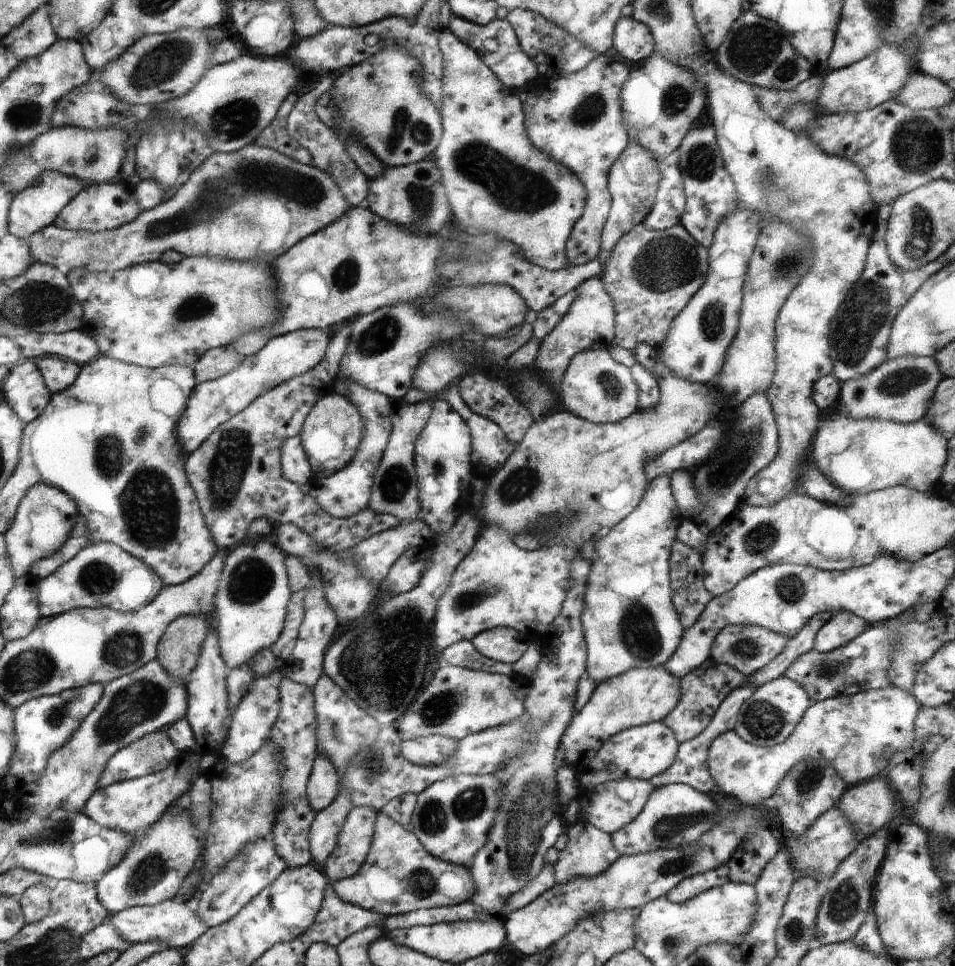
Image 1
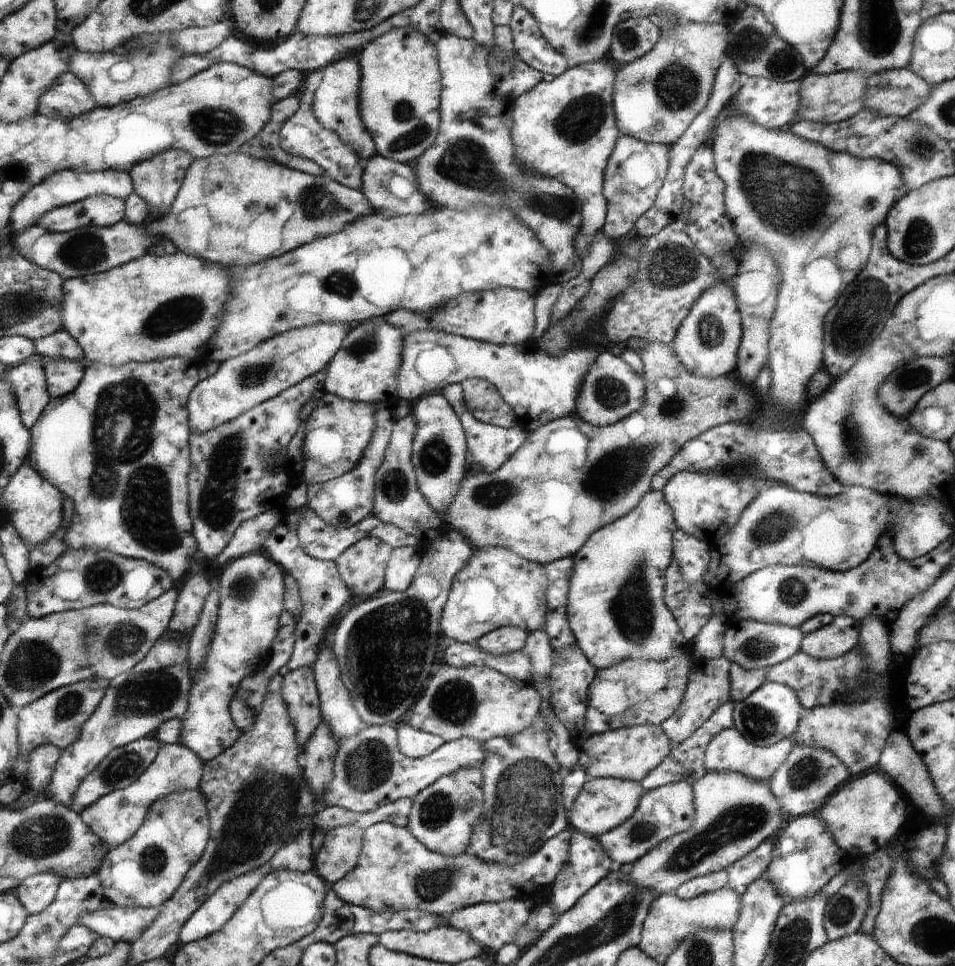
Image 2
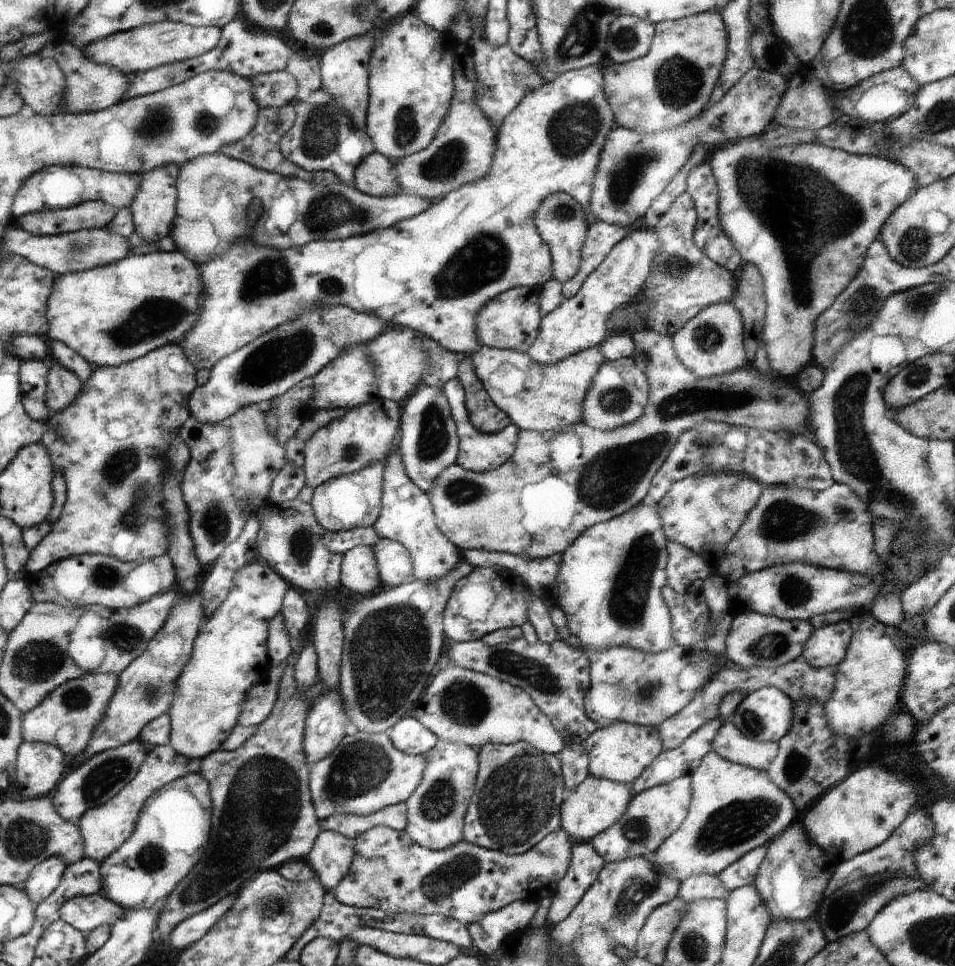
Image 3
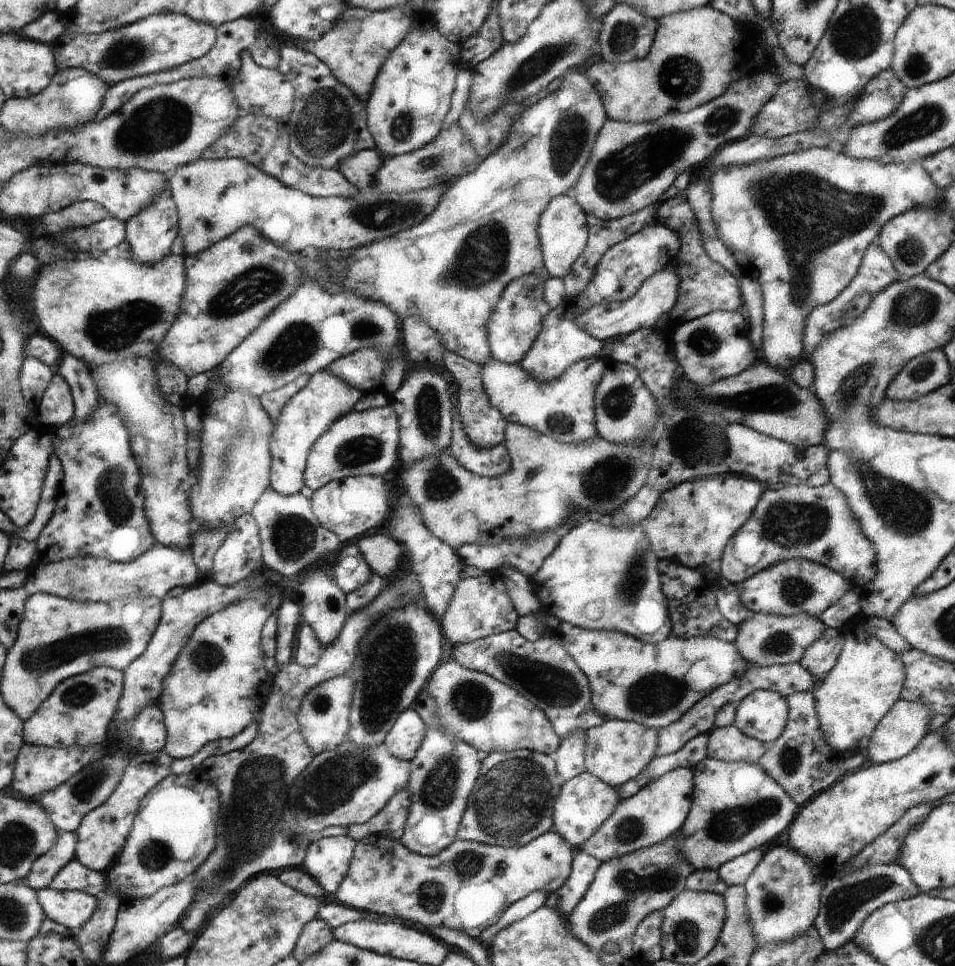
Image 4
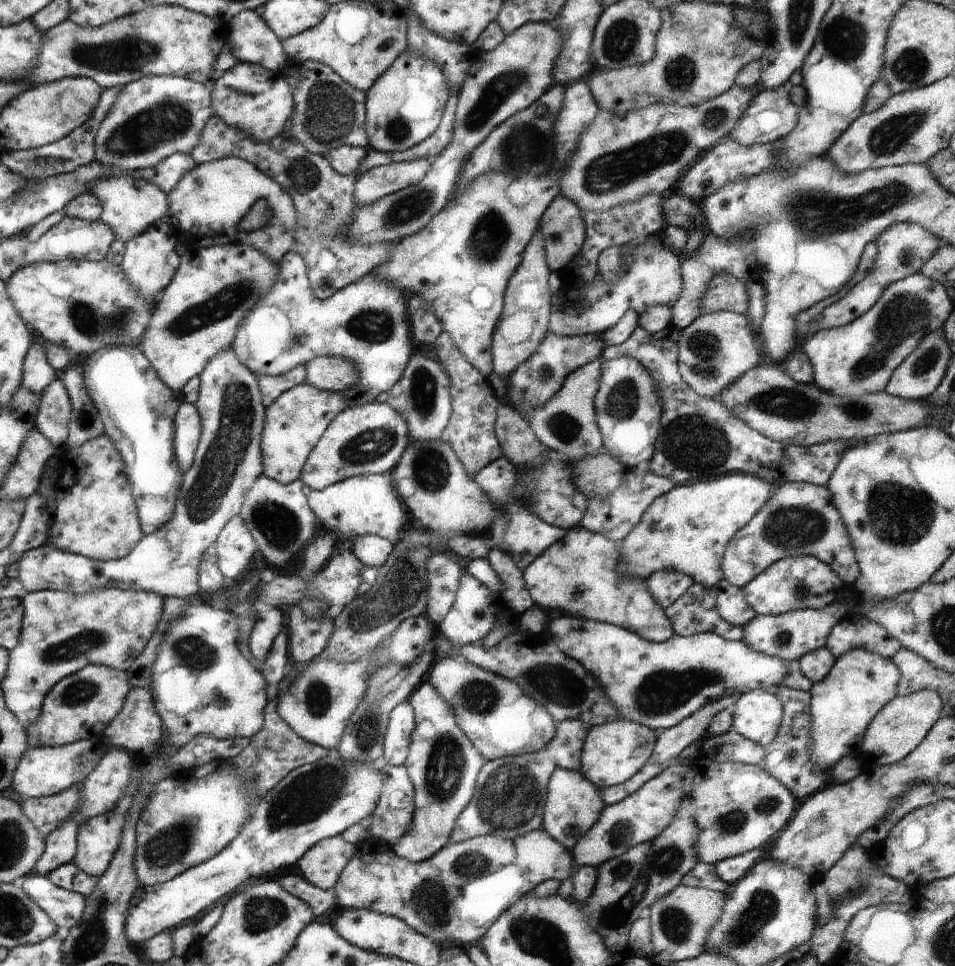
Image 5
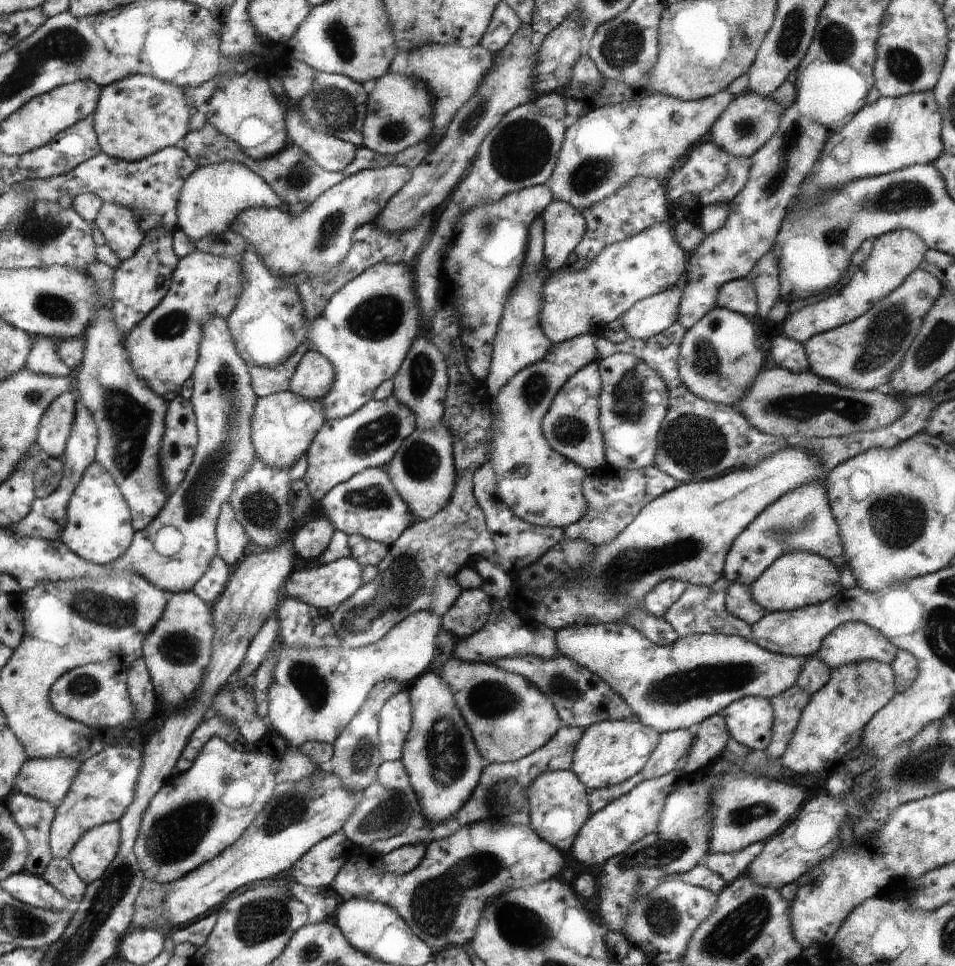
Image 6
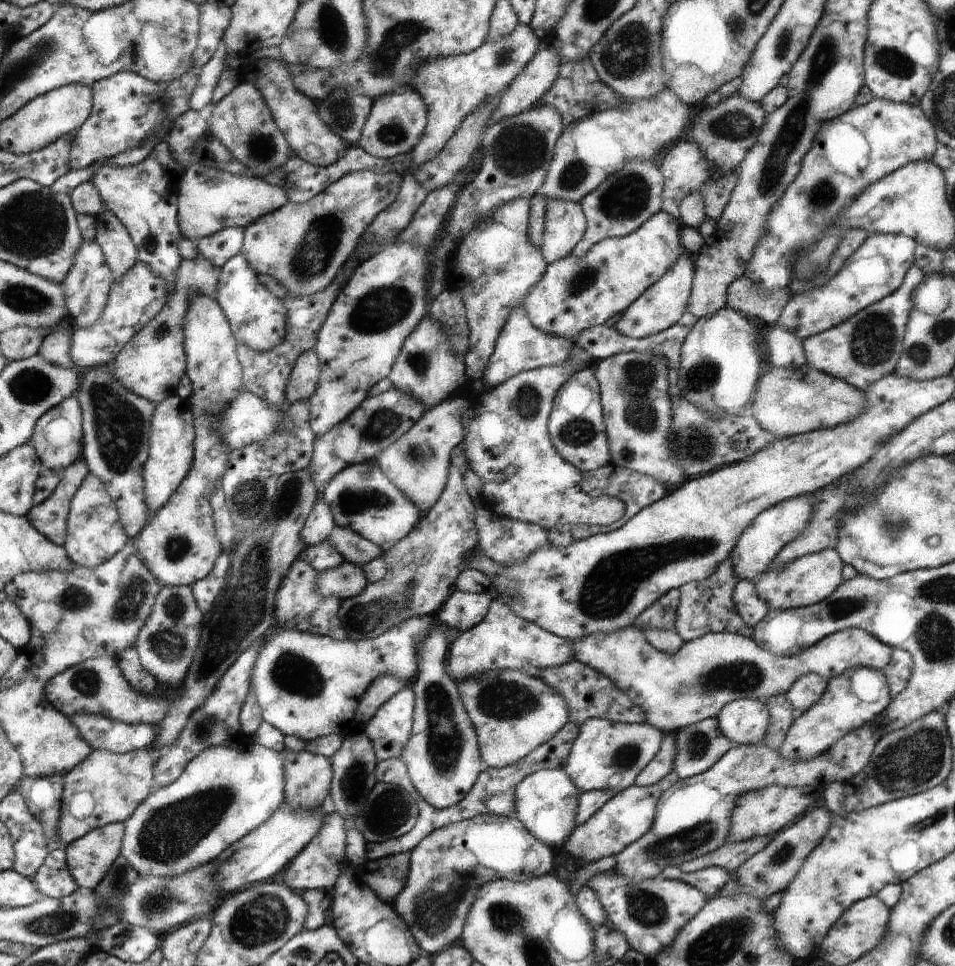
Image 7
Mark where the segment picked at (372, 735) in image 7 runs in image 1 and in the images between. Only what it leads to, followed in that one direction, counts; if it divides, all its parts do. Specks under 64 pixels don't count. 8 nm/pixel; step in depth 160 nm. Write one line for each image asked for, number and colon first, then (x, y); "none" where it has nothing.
1: (432, 750)
2: (414, 743)
3: (409, 735)
4: (403, 740)
5: (401, 725)
6: (395, 720)

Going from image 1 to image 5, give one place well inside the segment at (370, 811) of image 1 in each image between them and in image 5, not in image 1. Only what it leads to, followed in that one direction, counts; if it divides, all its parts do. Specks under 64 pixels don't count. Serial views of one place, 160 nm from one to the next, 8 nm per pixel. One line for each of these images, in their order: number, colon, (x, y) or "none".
2: (339, 854)
3: (333, 854)
4: (328, 860)
5: (322, 866)

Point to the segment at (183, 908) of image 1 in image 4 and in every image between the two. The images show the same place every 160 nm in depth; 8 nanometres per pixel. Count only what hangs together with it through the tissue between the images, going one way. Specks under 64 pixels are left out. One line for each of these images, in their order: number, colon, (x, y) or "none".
2: (127, 923)
3: (87, 913)
4: (73, 909)

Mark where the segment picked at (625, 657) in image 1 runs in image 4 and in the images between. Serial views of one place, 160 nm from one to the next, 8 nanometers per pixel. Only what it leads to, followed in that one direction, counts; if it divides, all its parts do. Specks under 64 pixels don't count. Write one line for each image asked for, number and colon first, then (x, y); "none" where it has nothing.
2: (616, 609)
3: (609, 584)
4: (600, 577)

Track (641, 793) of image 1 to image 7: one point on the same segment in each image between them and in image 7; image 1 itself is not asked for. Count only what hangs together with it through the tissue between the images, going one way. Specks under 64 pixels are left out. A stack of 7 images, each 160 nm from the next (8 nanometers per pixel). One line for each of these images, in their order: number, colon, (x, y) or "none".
2: (604, 803)
3: (595, 804)
4: (584, 802)
5: (574, 803)
6: (560, 804)
7: (546, 802)

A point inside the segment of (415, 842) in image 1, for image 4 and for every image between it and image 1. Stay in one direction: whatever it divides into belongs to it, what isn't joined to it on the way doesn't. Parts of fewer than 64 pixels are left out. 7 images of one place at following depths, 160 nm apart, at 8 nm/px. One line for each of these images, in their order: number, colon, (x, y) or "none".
2: (395, 872)
3: (391, 872)
4: (468, 887)

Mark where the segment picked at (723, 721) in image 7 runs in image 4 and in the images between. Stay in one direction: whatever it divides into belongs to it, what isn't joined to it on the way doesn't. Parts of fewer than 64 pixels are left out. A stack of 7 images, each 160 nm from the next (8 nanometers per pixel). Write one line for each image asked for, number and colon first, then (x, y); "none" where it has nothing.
4: (763, 714)
5: (758, 713)
6: (750, 719)

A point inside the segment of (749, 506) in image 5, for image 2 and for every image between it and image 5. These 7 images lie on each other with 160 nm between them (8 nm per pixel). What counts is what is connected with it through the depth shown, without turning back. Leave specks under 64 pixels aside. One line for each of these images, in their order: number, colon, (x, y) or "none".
2: (703, 504)
3: (703, 512)
4: (691, 524)

